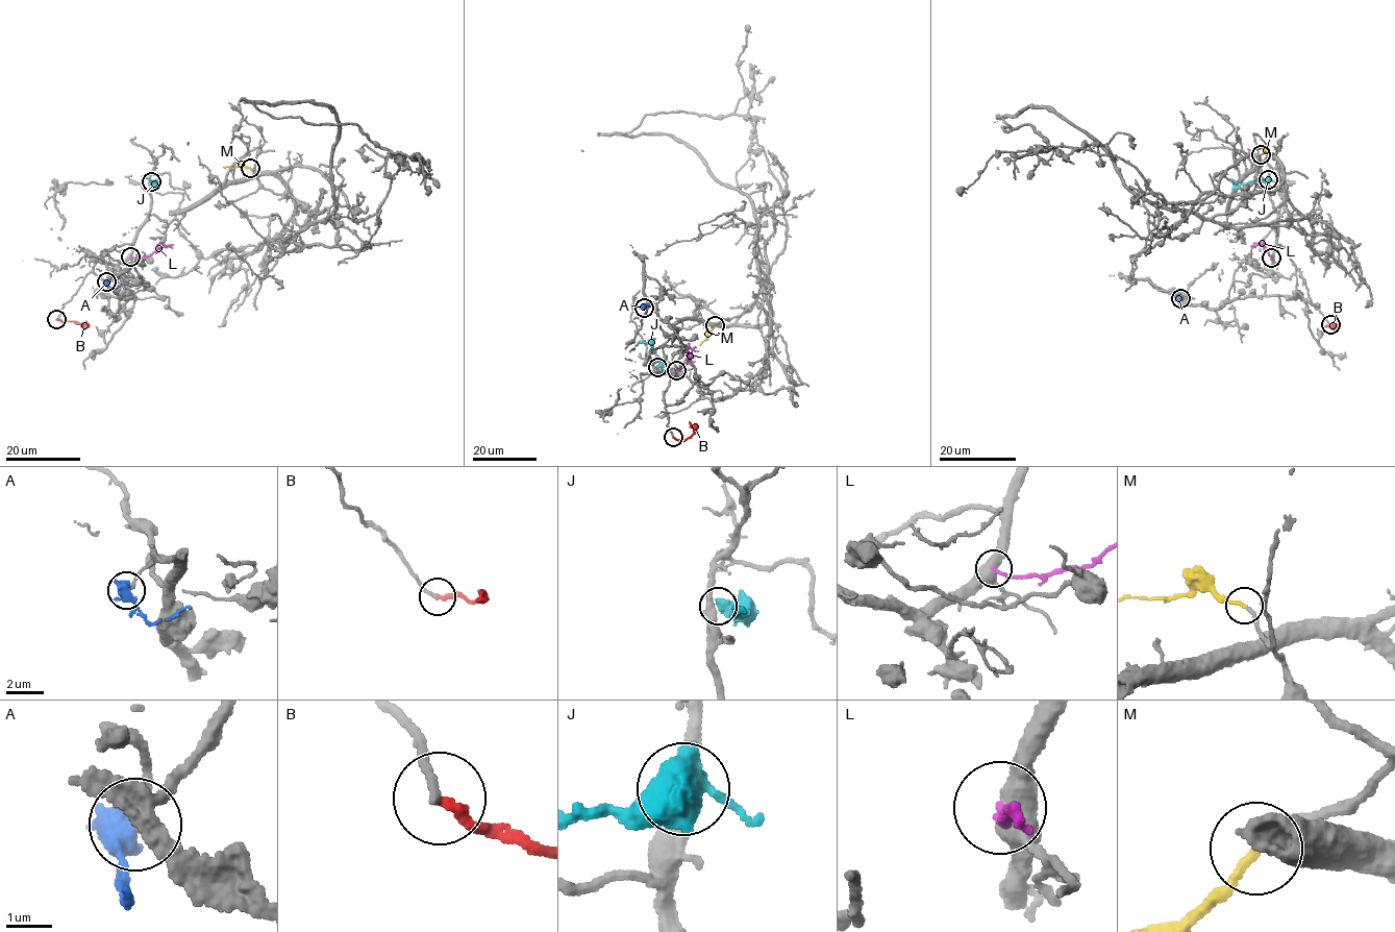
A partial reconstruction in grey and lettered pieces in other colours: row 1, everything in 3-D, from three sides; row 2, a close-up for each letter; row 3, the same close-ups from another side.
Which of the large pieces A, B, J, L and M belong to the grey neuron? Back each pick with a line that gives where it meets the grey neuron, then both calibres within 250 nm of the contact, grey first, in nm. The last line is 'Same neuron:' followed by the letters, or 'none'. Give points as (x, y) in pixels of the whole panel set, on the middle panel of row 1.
M: Touches grey at (715, 325). Thickness 170 nm (grey) against 190 nm
Same neuron: M

